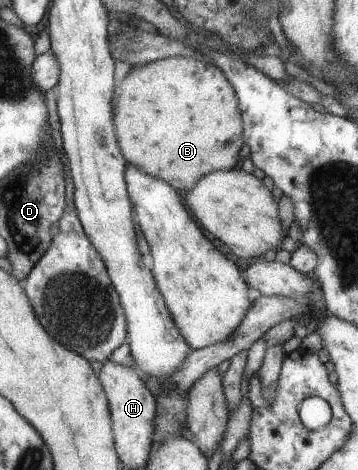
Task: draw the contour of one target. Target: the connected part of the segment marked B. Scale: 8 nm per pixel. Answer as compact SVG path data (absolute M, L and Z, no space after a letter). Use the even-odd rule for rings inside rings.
M167 57L131 67L114 90L114 127L118 143L130 164L189 192L198 180L215 171L234 169L241 150L242 112L229 78L213 63L189 57Z

